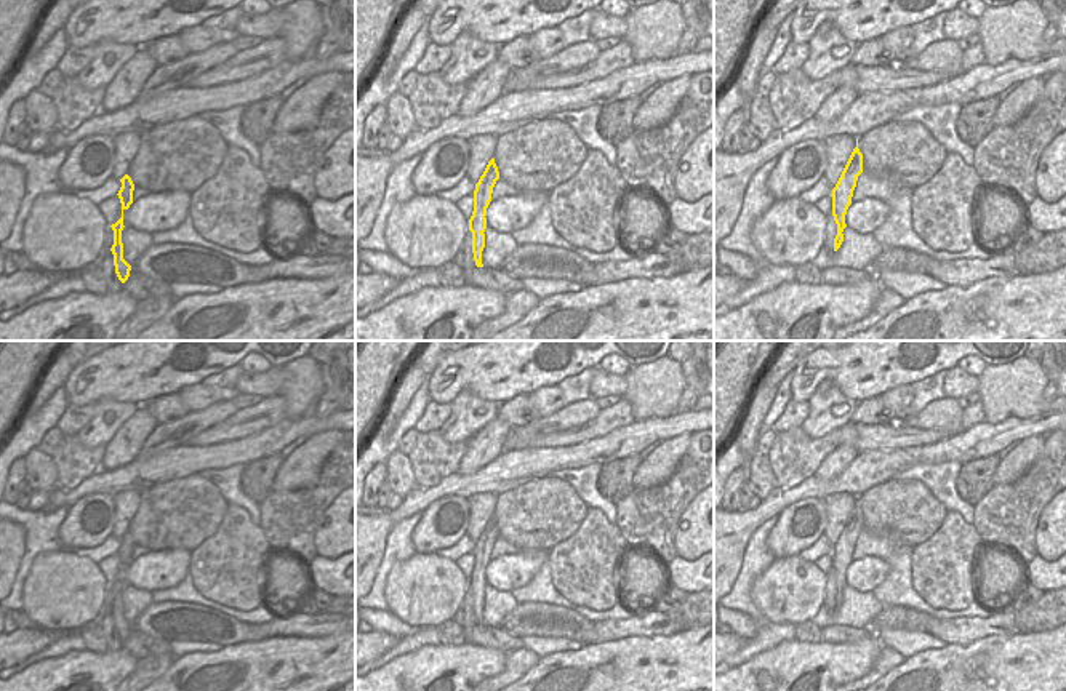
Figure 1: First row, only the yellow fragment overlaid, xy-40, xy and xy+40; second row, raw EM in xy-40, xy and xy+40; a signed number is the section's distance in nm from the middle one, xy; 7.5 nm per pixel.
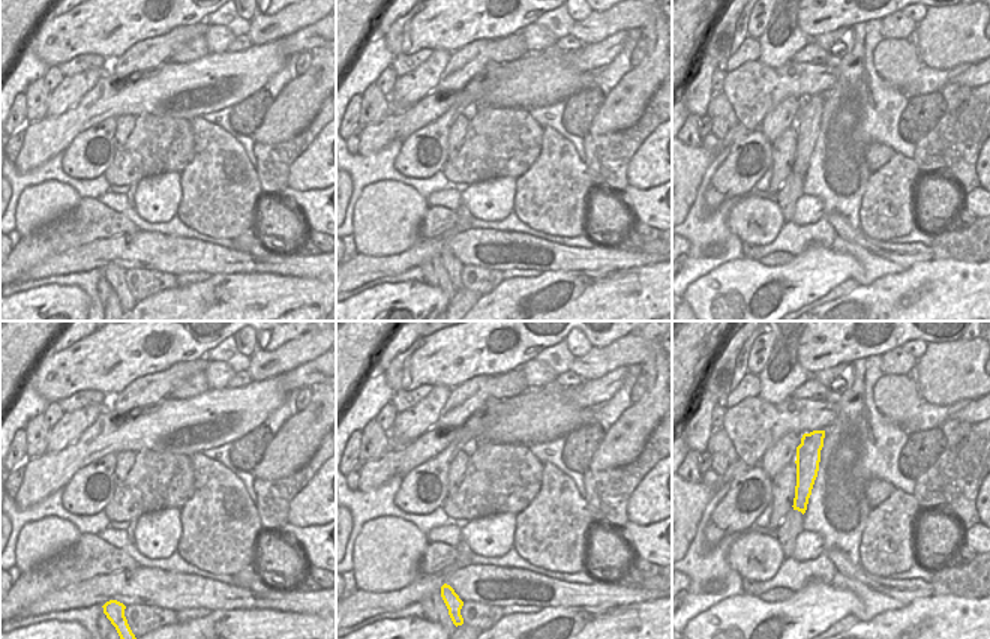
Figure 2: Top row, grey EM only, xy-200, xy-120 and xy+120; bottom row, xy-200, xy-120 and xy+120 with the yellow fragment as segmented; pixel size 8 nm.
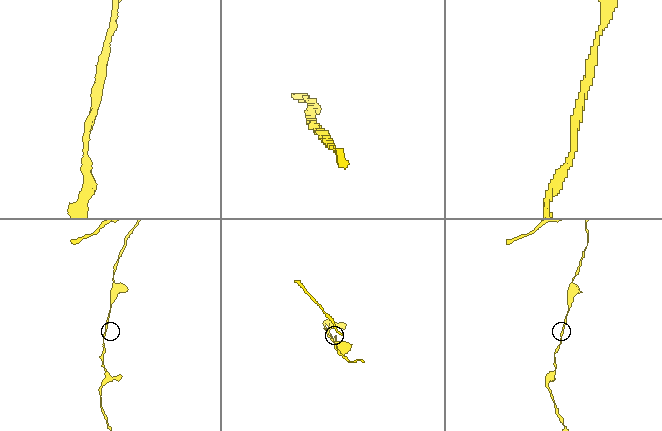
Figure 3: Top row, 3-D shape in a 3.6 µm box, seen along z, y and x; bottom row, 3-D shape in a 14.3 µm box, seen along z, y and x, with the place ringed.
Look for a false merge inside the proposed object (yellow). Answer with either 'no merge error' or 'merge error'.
no merge error

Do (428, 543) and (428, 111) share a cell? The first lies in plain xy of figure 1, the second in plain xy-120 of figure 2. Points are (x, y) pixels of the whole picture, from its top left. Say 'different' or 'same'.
different

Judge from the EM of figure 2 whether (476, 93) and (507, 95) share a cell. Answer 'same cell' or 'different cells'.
different cells

